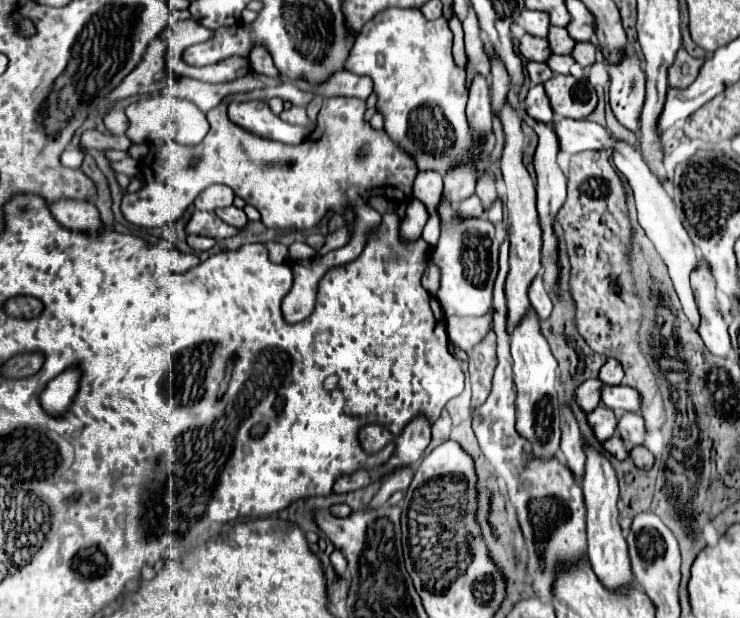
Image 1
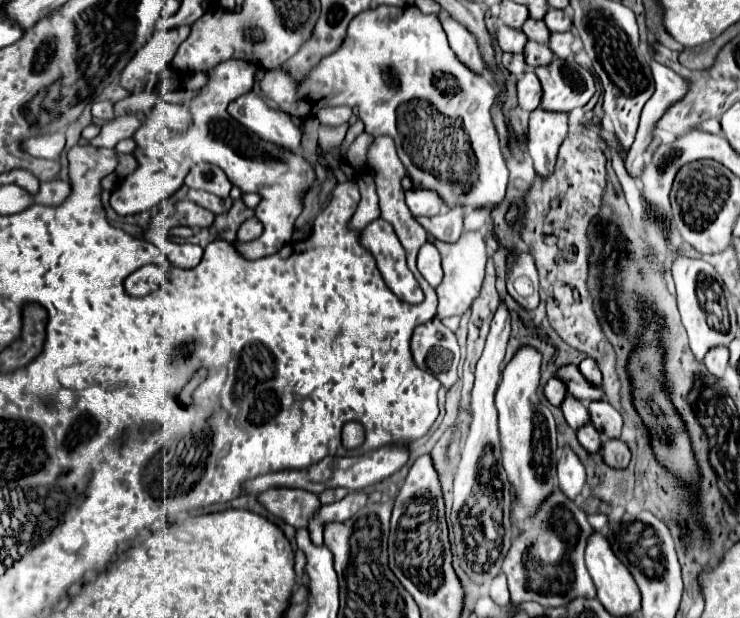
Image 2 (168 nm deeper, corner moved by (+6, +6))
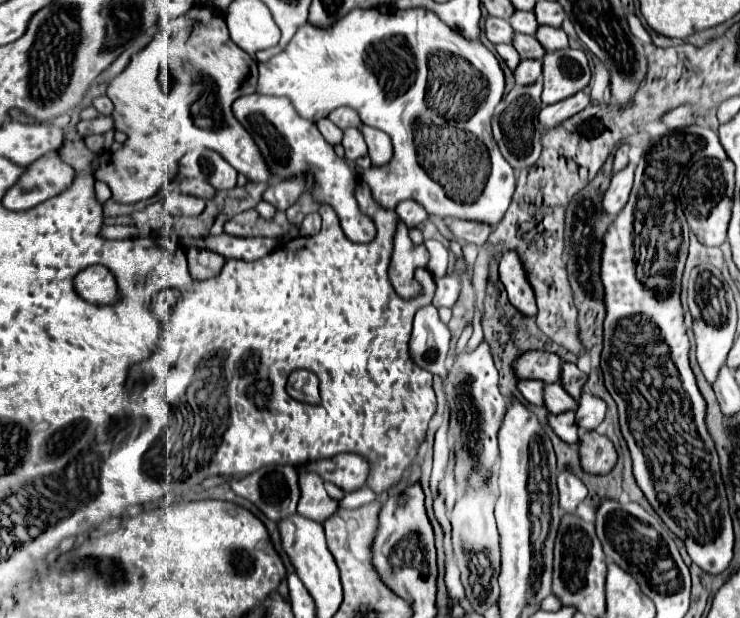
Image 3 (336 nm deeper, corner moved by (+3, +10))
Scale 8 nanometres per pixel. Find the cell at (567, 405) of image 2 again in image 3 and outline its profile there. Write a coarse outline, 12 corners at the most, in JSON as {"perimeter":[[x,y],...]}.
{"perimeter":[[547,385],[545,407],[553,413],[577,409],[563,385]]}

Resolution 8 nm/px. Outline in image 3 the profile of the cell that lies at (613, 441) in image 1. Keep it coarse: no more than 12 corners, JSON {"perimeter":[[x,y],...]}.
{"perimeter":[[573,411],[551,415],[549,425],[567,443],[579,445]]}

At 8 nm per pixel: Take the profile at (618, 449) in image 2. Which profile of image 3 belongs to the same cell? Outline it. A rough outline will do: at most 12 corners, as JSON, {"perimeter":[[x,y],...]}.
{"perimeter":[[607,435],[581,437],[581,465],[593,475],[609,473],[617,449]]}

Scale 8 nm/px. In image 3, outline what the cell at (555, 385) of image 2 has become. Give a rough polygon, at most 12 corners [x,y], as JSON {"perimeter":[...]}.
{"perimeter":[[539,379],[519,381],[519,391],[533,405],[543,405]]}

